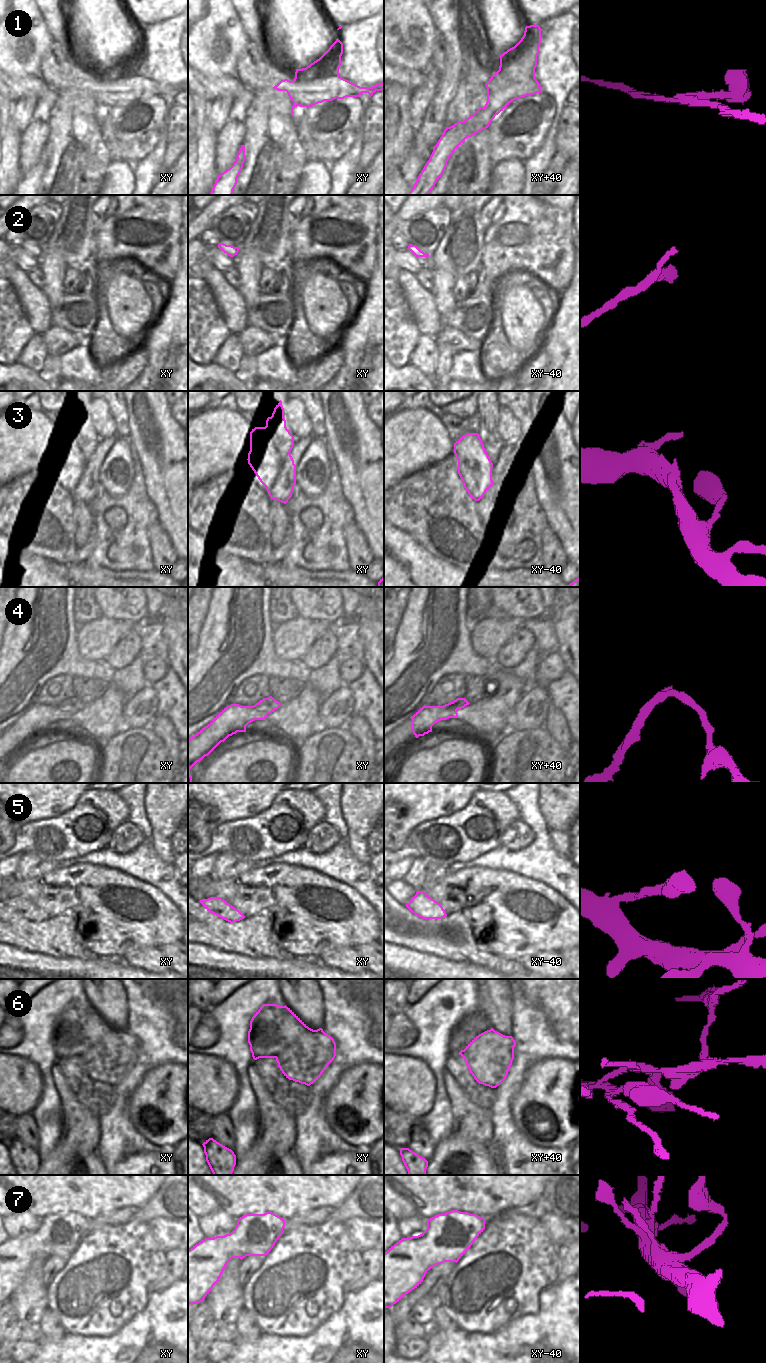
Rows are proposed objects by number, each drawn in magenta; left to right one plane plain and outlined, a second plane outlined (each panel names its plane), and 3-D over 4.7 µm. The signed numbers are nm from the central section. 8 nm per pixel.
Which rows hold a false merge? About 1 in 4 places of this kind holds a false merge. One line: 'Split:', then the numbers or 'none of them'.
Split: 1, 4, 6

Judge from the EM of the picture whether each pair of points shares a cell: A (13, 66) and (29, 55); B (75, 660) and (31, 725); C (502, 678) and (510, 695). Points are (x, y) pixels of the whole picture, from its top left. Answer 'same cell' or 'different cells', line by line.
A: same cell
B: different cells
C: same cell

